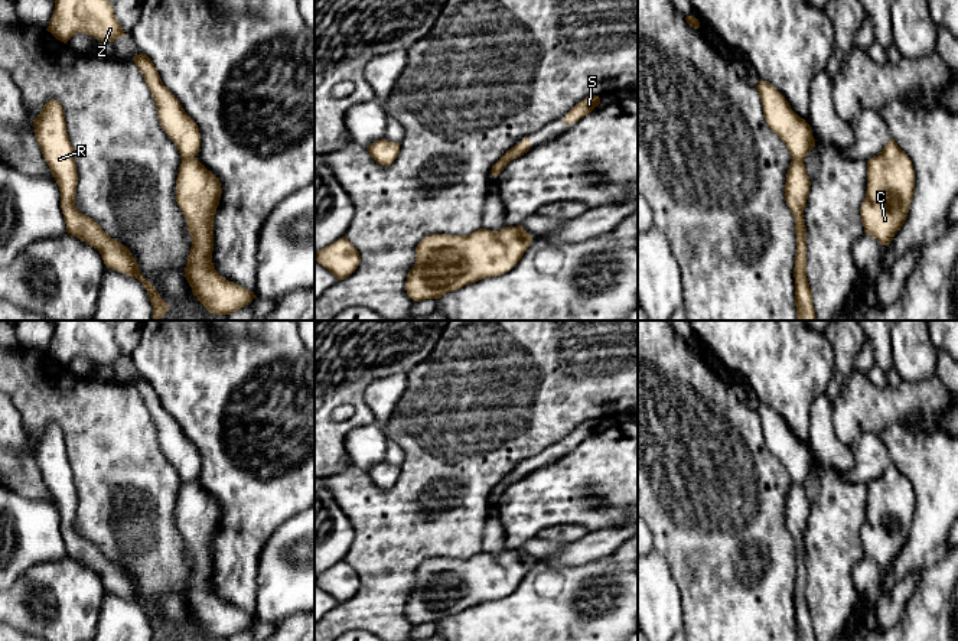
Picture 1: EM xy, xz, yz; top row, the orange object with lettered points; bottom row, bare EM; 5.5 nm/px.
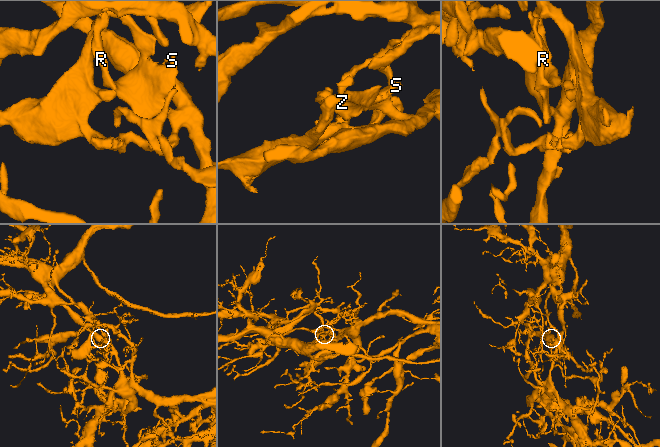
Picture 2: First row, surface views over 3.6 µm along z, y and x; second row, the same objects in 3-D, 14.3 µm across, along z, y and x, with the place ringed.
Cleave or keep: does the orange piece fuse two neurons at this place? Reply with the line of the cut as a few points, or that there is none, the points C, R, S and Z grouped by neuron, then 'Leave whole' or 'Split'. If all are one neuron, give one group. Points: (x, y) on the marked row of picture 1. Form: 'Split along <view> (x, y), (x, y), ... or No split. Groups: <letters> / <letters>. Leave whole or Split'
Split along xy (194, 158), (182, 162). Groups: C R S / Z. Split

